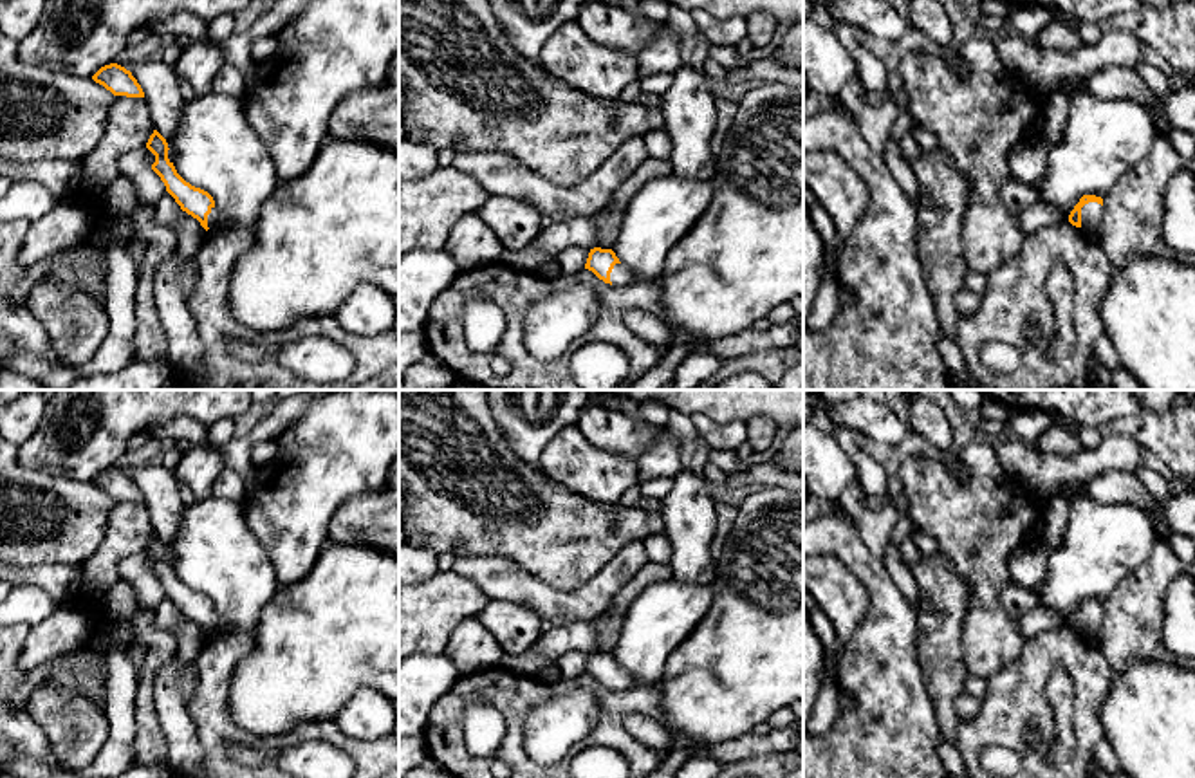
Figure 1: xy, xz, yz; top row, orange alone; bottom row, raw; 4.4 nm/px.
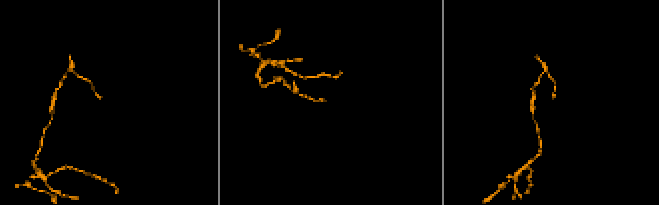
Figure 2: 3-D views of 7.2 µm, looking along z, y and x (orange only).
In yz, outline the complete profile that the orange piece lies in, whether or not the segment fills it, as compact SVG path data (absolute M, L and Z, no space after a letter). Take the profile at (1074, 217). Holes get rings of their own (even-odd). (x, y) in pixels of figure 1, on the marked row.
M1083 195L1069 215L1069 222L1094 235L1105 215L1103 199L1096 195Z

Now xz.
M590 249L585 269L616 287L635 283L634 274L619 262L612 249Z

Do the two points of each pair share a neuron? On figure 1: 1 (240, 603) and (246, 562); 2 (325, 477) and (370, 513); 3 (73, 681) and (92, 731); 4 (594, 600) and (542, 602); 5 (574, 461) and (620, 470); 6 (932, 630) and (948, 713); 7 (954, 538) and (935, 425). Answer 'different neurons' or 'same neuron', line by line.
1: same neuron
2: different neurons
3: different neurons
4: same neuron
5: same neuron
6: same neuron
7: different neurons

